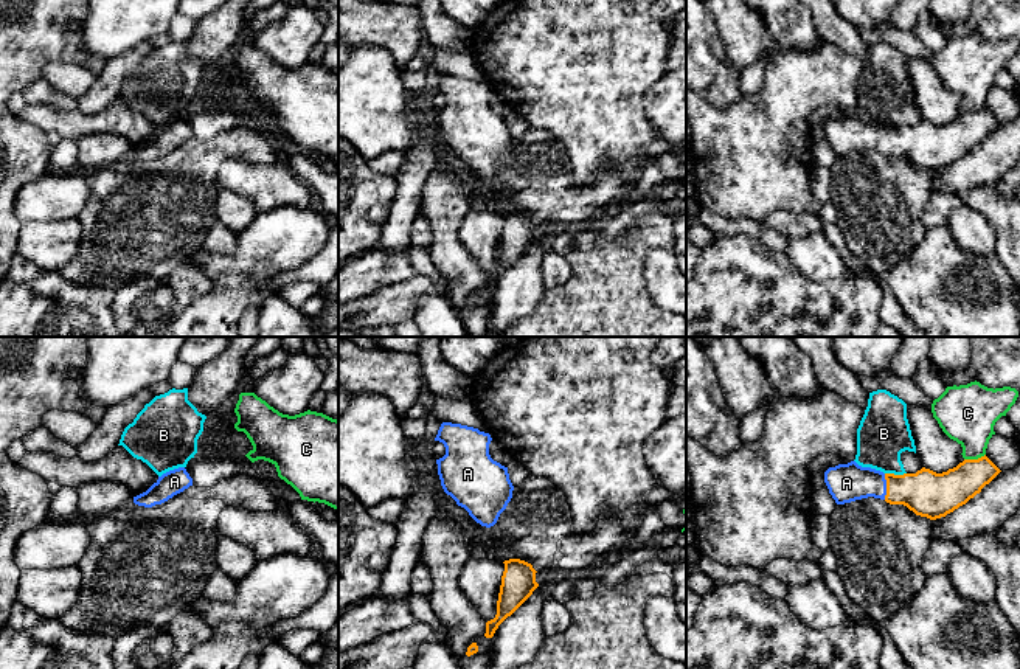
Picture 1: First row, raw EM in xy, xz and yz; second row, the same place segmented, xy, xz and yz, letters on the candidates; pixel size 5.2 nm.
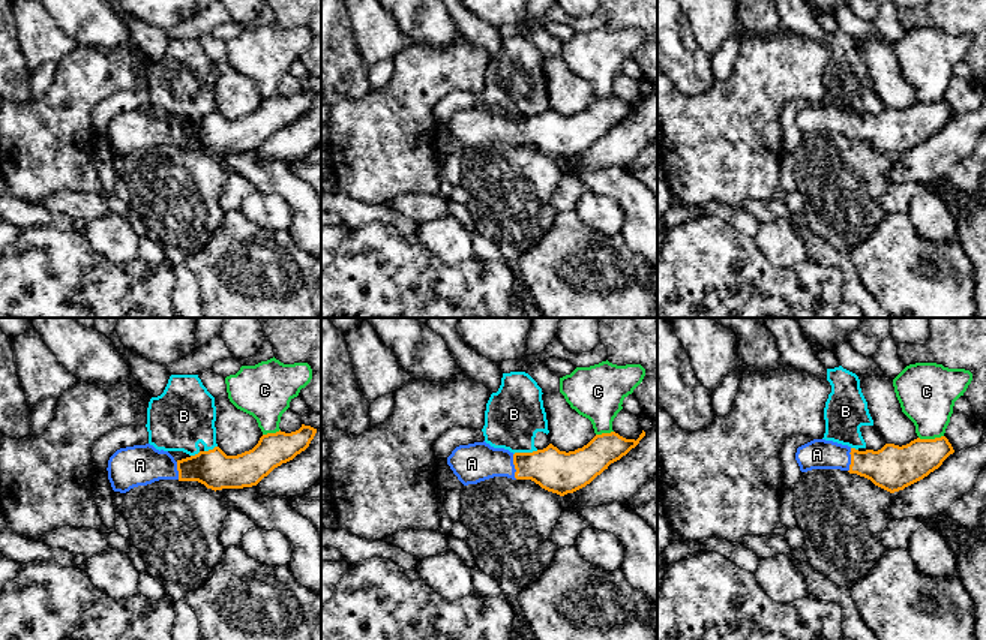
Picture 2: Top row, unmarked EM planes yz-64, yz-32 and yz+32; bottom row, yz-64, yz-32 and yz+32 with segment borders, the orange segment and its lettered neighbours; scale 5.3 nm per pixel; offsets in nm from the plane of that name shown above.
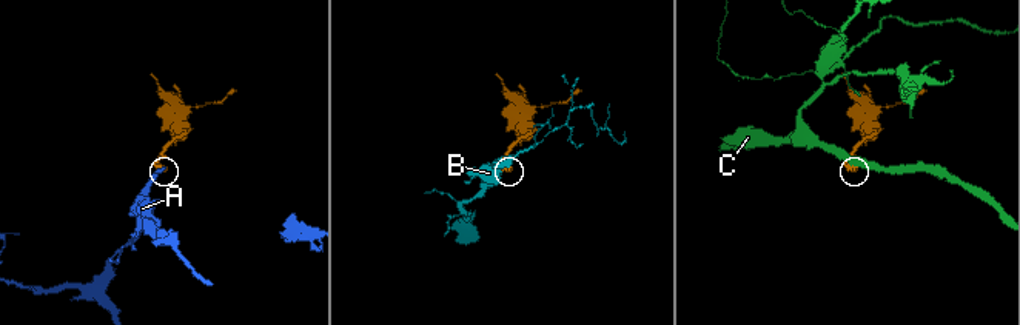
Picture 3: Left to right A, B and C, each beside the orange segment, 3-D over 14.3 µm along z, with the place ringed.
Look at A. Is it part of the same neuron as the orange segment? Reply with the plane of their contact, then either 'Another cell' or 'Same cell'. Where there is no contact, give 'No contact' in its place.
Touches orange in yz. Same cell

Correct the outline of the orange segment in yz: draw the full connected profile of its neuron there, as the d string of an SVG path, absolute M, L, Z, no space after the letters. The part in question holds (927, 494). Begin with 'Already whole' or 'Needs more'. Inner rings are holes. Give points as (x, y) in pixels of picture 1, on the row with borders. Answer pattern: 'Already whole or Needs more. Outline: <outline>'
Needs more. Outline: M986 455L942 473L922 467L916 473L894 475L851 461L829 467L824 483L837 504L874 497L936 520L966 504L1000 472Z

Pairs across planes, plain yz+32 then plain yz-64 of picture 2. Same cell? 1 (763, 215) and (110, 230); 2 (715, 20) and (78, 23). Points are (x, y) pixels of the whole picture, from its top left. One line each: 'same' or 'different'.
1: different
2: different

